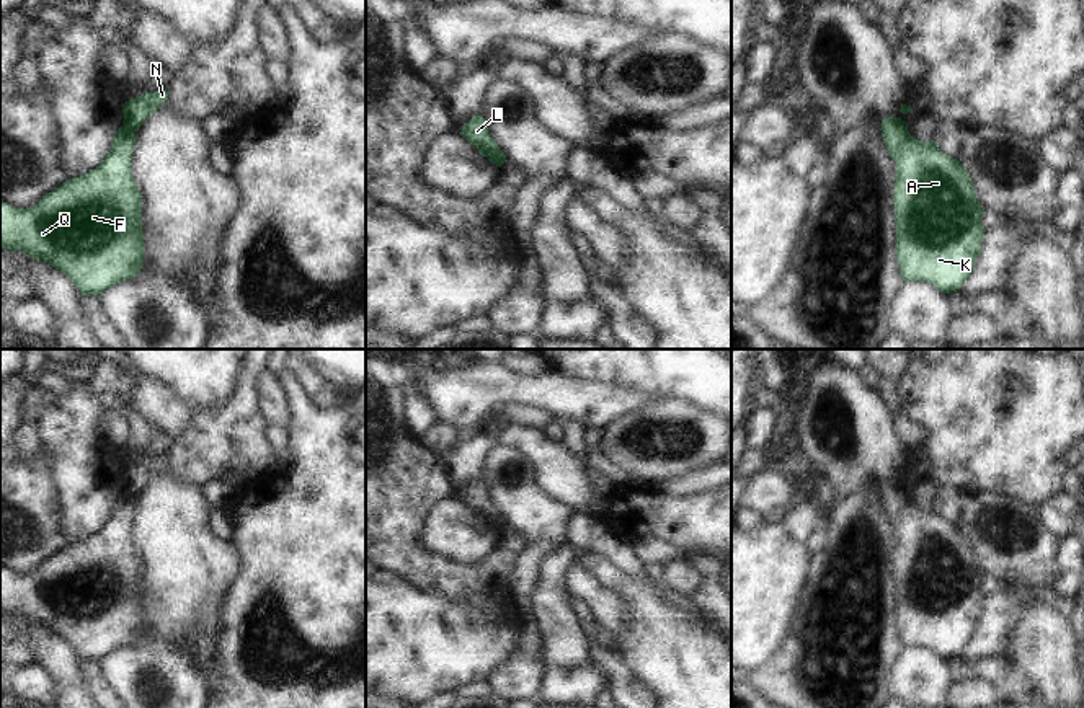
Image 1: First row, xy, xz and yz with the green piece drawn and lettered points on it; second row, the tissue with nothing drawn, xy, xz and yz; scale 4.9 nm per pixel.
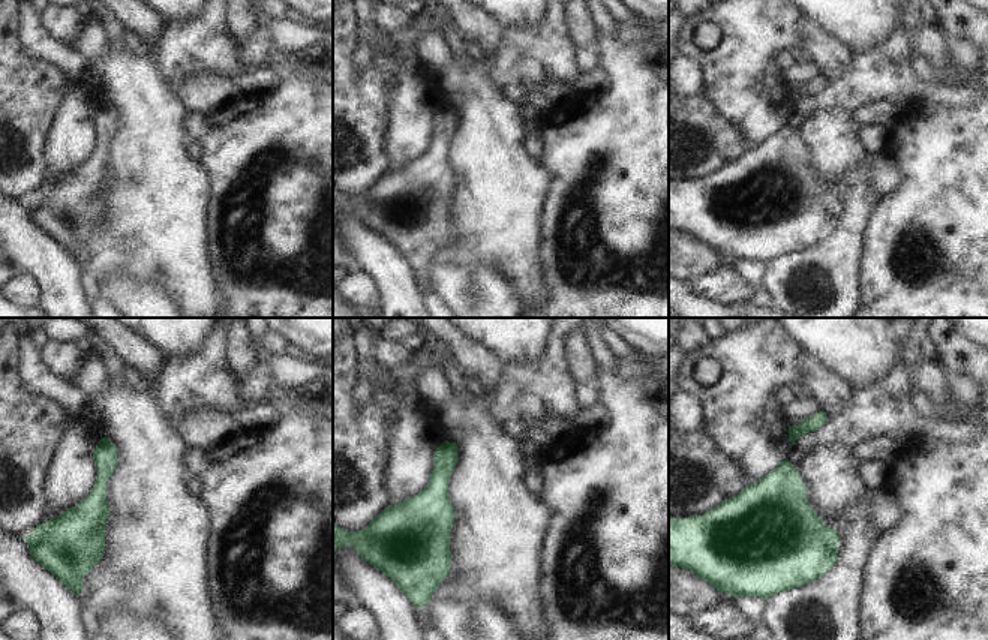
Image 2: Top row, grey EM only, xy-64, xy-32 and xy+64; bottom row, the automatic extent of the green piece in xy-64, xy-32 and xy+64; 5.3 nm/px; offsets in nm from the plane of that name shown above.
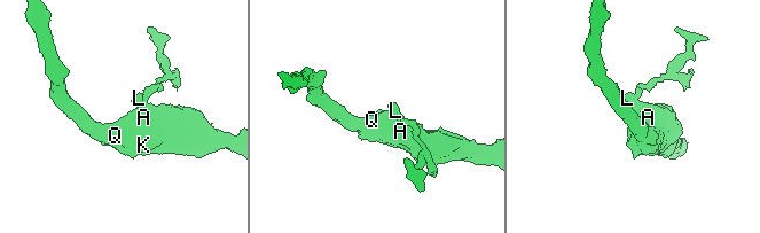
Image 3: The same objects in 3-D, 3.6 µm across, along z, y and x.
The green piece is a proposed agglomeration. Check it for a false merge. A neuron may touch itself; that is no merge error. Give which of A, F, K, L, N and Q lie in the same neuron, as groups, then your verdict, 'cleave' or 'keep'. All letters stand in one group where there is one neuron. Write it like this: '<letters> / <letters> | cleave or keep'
A F K L Q / N | cleave

